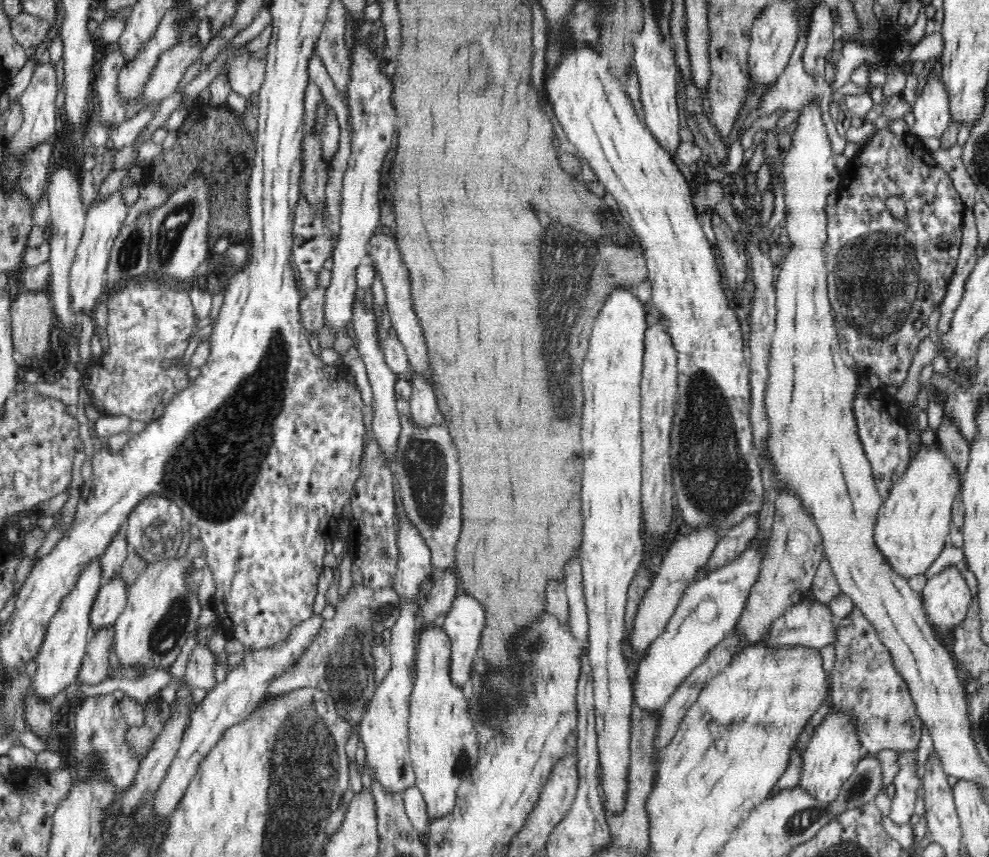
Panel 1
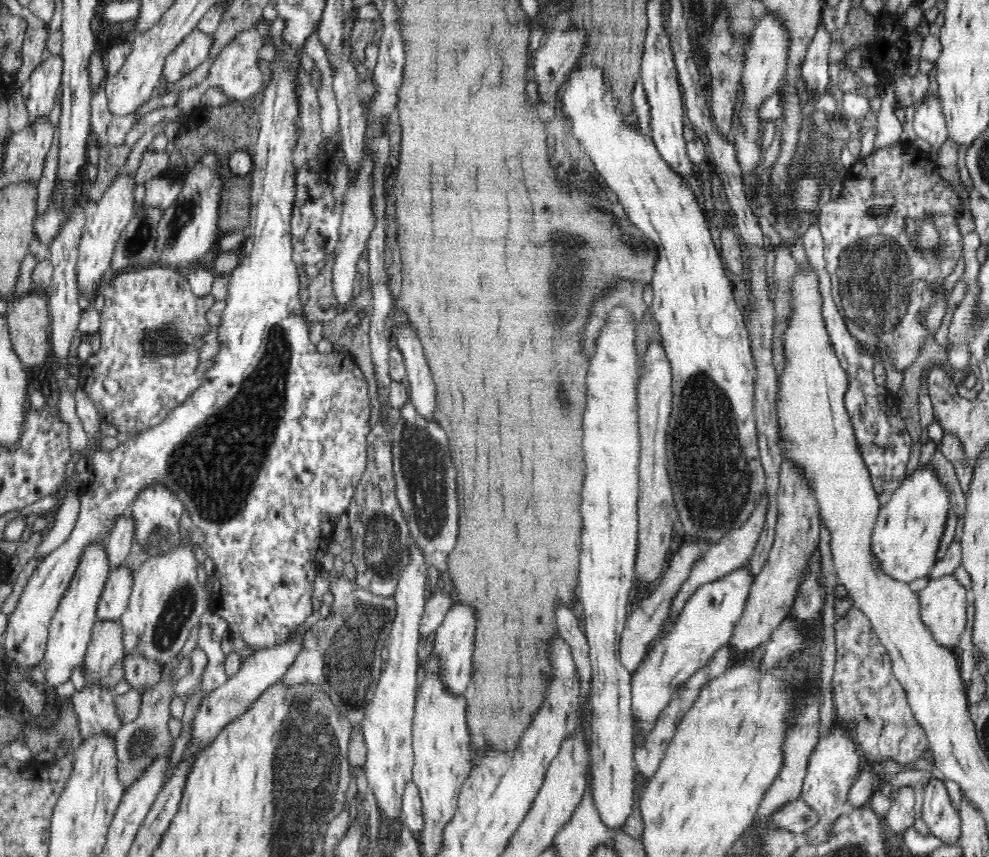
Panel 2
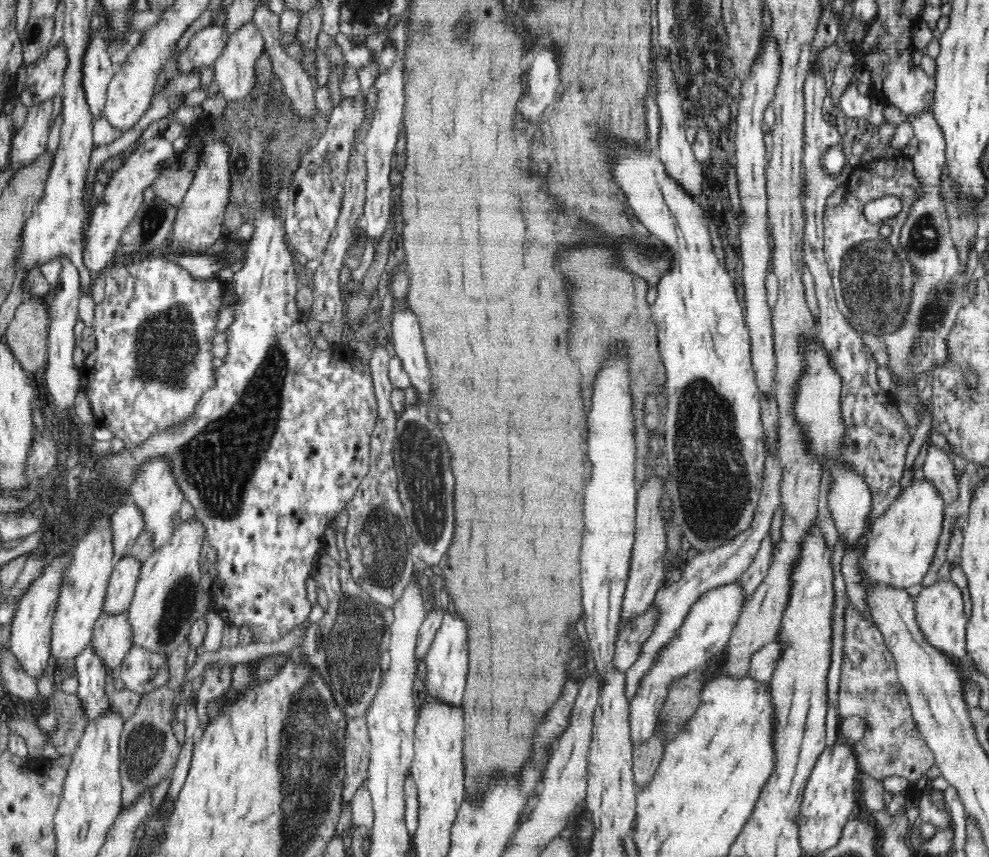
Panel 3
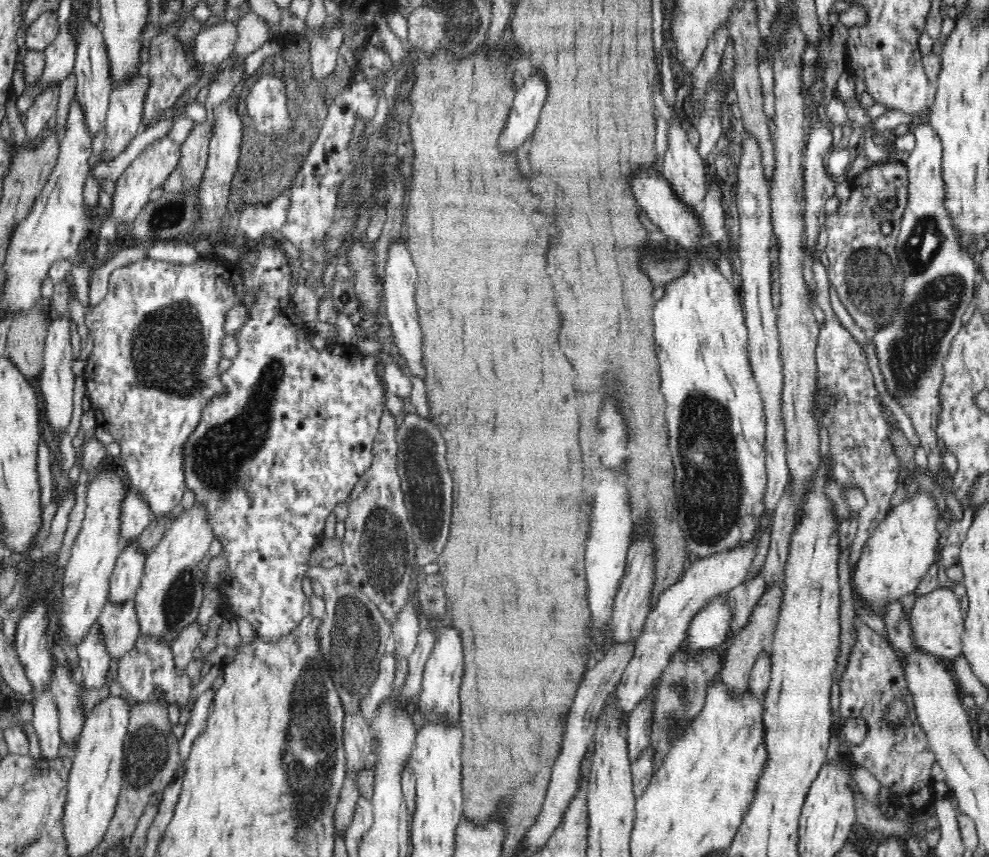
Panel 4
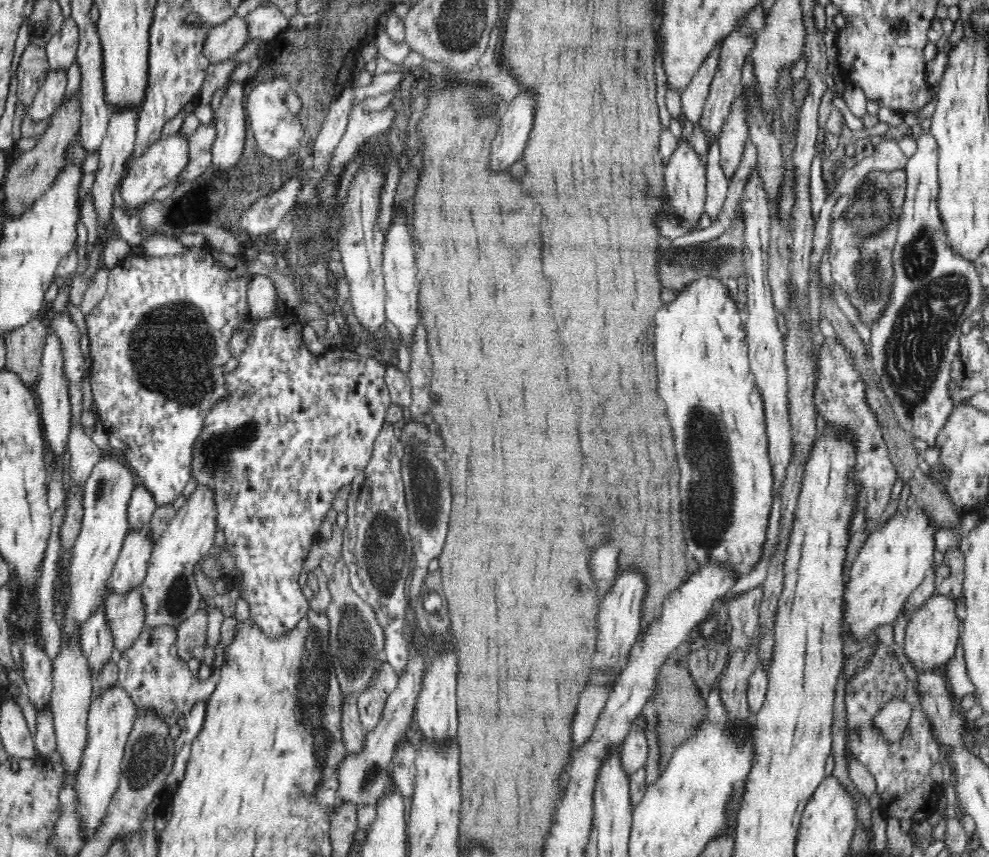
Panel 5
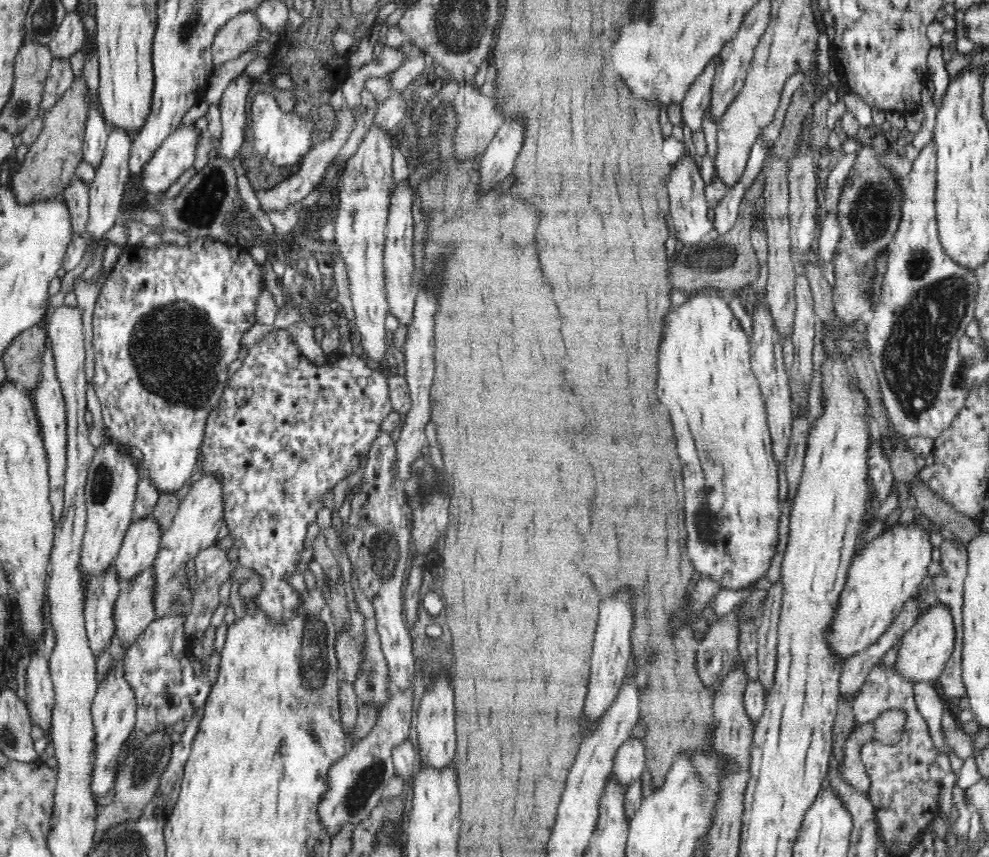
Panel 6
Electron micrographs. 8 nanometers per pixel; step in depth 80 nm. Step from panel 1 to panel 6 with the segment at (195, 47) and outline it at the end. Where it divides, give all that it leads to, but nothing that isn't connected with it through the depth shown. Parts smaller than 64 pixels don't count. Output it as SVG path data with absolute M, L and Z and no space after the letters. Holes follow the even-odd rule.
M244 12L232 17L220 28L212 41L211 53L214 66L236 60L252 49L260 36L261 24L253 12Z

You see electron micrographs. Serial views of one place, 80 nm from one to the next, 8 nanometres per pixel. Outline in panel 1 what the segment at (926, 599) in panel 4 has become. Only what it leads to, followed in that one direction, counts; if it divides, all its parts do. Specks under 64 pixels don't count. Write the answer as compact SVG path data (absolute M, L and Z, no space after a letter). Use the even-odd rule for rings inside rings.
M948 565L929 578L923 589L923 607L937 637L948 645L954 627L966 618L970 589L956 565Z

